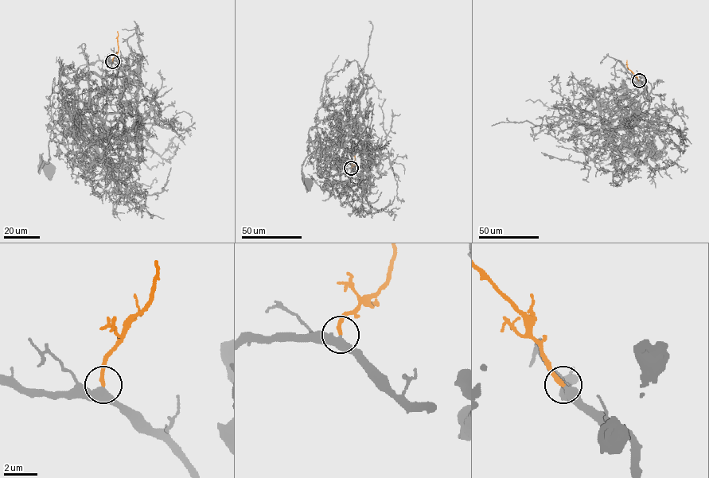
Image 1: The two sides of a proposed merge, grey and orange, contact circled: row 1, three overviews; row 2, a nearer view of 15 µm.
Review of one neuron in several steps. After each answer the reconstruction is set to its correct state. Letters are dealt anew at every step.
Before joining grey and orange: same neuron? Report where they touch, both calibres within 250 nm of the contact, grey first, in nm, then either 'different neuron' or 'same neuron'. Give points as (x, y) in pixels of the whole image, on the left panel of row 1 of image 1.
(112, 61) | 400/240 nm | same neuron

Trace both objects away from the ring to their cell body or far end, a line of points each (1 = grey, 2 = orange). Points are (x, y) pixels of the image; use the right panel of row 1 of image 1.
1: (639, 80), (648, 109), (609, 135), (602, 126), (598, 134), (636, 155), (653, 154)
2: (639, 80), (628, 68), (626, 60)

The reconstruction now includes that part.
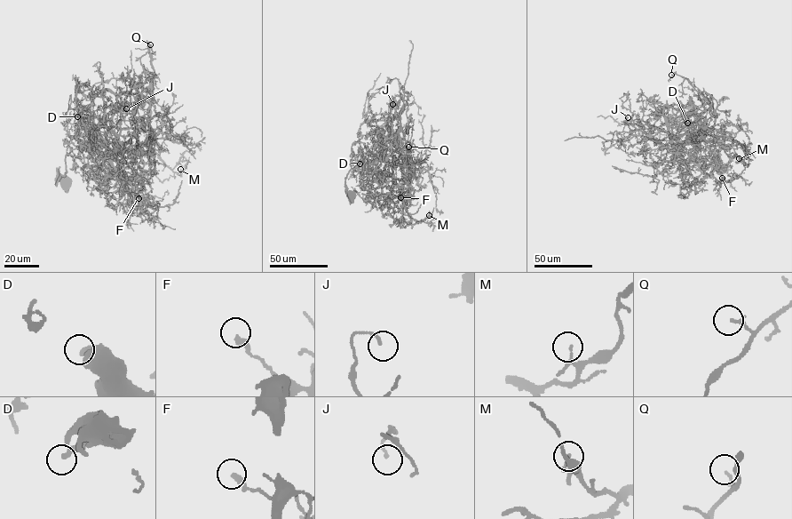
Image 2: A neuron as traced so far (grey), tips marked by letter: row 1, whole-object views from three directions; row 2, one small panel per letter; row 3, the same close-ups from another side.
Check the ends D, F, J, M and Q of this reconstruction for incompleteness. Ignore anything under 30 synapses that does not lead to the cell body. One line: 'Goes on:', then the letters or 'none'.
Goes on: none

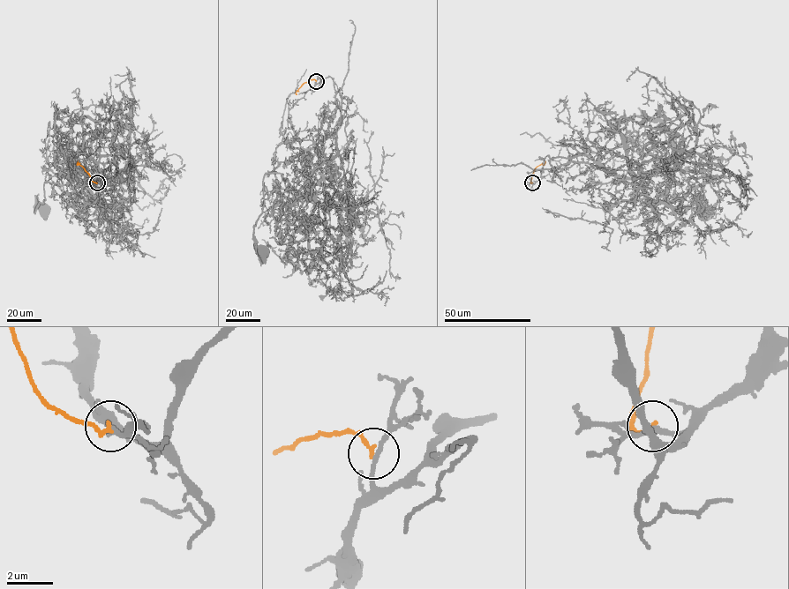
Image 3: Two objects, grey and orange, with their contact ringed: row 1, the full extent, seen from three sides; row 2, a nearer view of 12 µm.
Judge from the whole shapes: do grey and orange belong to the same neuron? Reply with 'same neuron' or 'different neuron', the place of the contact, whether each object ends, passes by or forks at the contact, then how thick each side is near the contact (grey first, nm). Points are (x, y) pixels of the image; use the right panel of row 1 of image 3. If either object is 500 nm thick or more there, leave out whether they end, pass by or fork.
different neuron | (532, 182) | grey passes by | orange ends | 180/180 nm

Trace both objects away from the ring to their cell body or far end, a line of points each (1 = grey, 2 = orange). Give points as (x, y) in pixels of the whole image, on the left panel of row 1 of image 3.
1: (97, 182), (115, 163), (98, 163), (96, 182), (66, 169), (45, 182), (34, 212), (37, 204), (45, 211)
2: (97, 182), (77, 165), (78, 161)

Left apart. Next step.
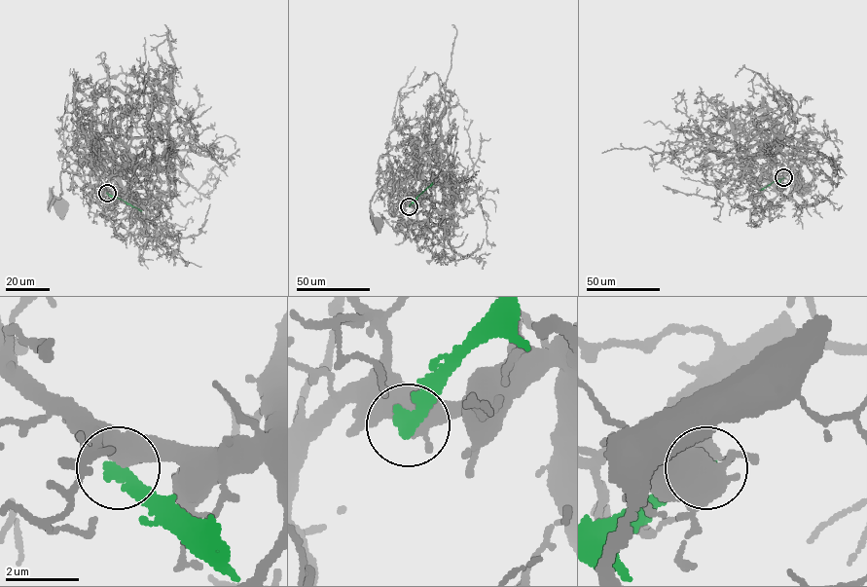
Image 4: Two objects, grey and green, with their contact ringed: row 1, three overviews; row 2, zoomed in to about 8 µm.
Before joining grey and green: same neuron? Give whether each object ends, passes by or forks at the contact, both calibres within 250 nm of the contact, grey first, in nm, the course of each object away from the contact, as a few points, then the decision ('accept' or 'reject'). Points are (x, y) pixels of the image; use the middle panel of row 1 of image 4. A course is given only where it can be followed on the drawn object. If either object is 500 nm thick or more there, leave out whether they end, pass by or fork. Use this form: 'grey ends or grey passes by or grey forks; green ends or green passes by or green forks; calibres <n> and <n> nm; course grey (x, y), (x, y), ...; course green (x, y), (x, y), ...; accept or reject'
calibres 550 and 440 nm; course grey (409, 206), (422, 178), (381, 156), (370, 201), (379, 222); course green (409, 206), (432, 182); reject

